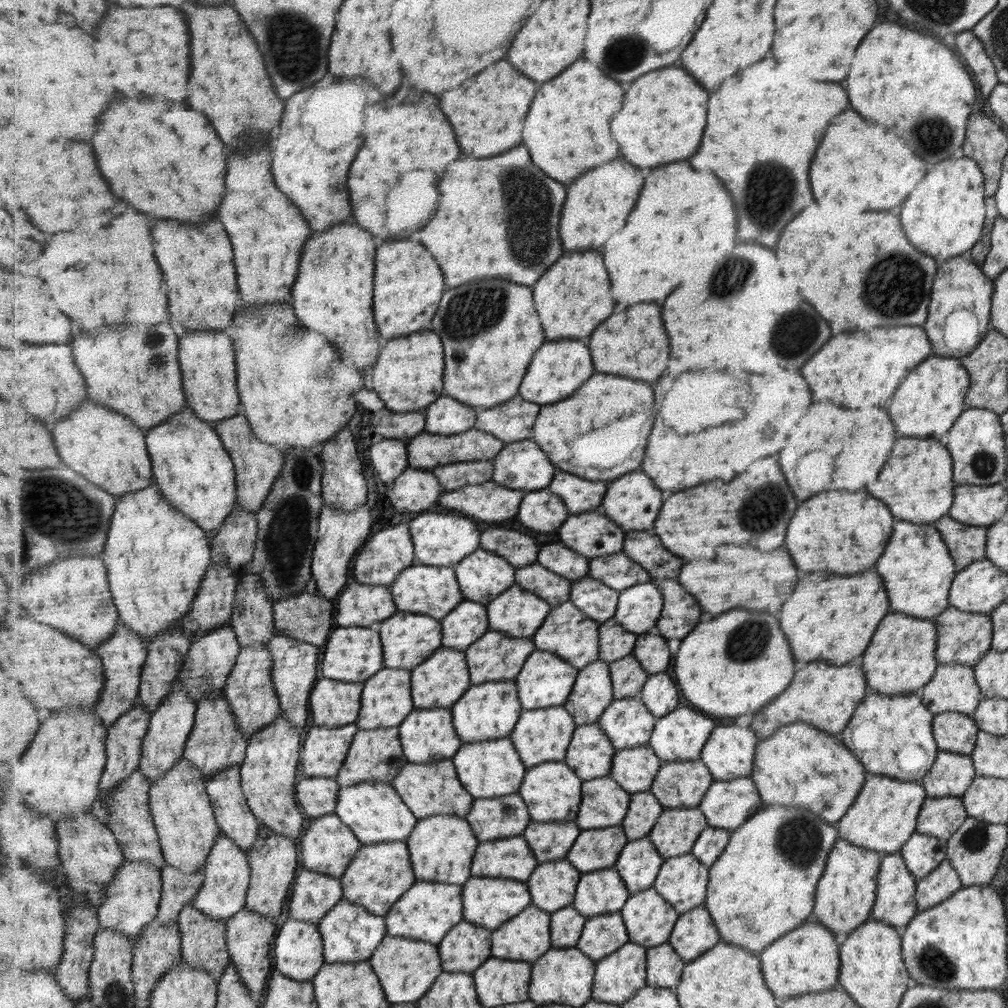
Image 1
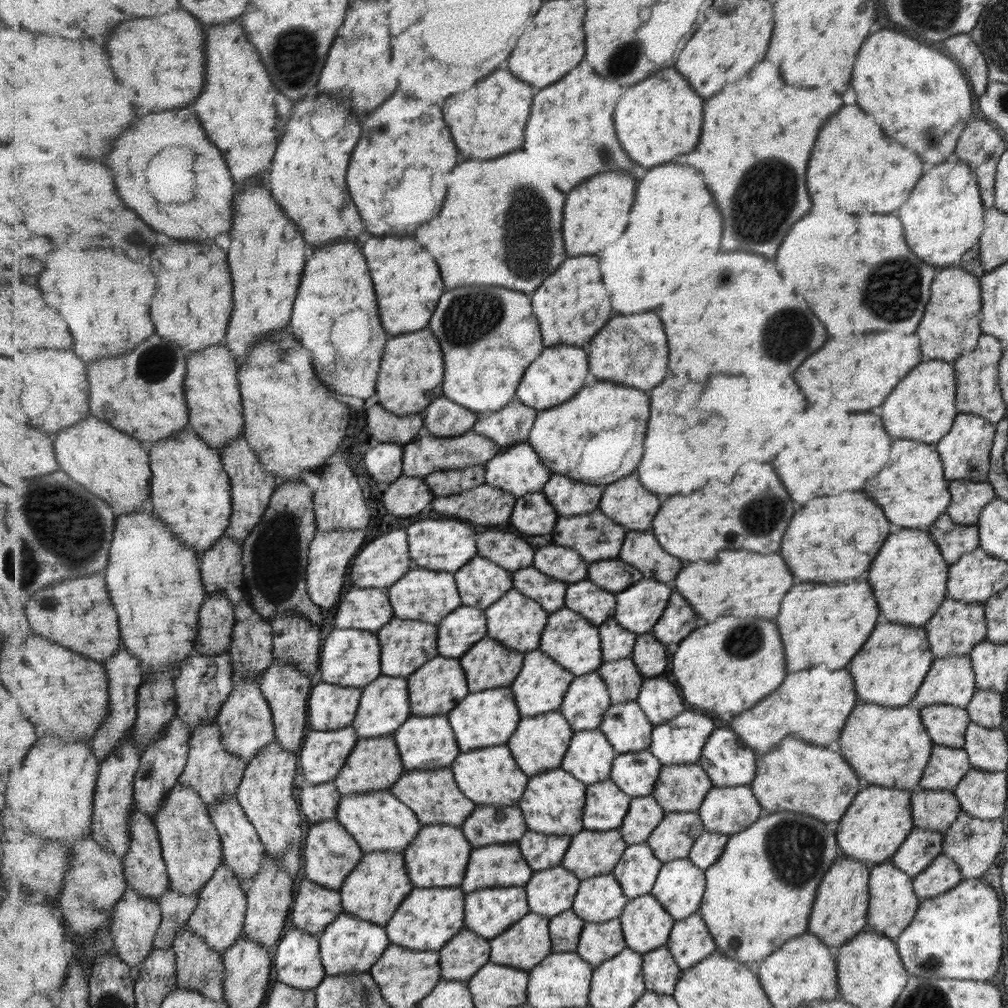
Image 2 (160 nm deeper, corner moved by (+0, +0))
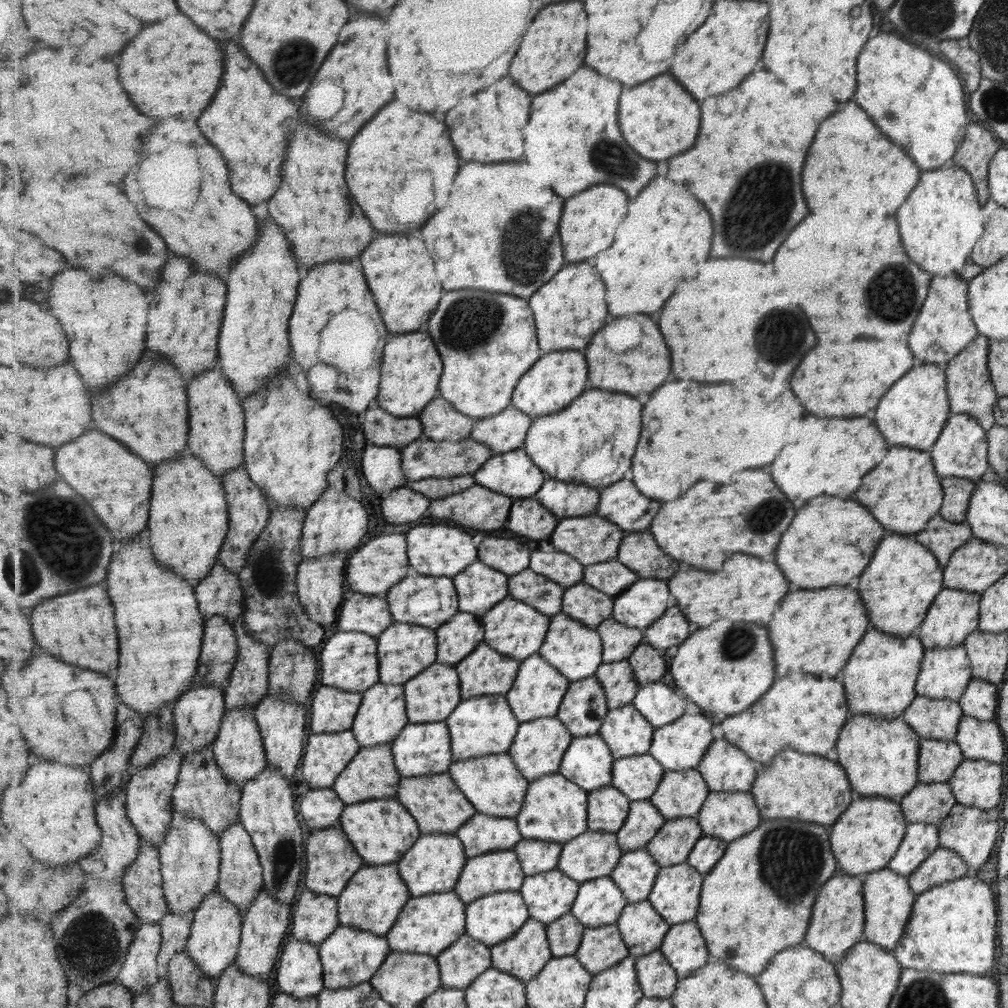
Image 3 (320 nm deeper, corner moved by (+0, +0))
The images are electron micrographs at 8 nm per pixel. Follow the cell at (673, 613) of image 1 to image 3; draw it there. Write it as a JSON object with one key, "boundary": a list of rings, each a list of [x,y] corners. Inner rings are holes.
{"boundary":[[[672,606],[660,620],[649,626],[644,634],[644,642],[659,651],[666,651],[671,646],[679,646],[689,636],[691,636],[689,620],[685,618],[679,606]]]}

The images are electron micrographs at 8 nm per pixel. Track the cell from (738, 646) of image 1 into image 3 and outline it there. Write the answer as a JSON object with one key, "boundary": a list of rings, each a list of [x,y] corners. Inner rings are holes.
{"boundary":[[[729,618],[713,622],[709,628],[697,630],[685,644],[681,644],[679,652],[670,661],[670,681],[681,688],[695,704],[699,704],[702,714],[741,714],[751,704],[755,704],[775,682],[775,662],[773,662],[773,646],[769,640],[769,632],[757,624],[733,622]]]}

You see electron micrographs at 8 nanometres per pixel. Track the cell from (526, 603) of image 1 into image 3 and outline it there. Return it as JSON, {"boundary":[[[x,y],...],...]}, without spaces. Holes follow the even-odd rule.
{"boundary":[[[509,595],[499,604],[496,604],[492,611],[487,612],[481,620],[485,624],[484,643],[487,643],[499,653],[504,653],[506,656],[523,662],[529,659],[529,656],[540,653],[552,618],[545,616],[544,613],[537,612],[533,606],[519,602]]]}

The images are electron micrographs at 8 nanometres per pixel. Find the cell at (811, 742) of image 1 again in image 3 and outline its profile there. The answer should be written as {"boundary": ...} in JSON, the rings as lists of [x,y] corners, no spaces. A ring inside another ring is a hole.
{"boundary":[[[791,748],[779,753],[771,764],[759,766],[751,792],[760,808],[762,820],[799,819],[824,827],[835,823],[856,797],[847,774],[833,758],[807,755]]]}

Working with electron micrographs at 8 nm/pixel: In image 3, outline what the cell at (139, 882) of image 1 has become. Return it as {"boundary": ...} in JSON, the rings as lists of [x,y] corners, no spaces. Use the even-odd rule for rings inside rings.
{"boundary":[[[142,921],[118,976],[118,981],[132,993],[143,992],[160,982],[162,967],[158,963],[158,955],[162,940],[162,926],[159,922]]]}

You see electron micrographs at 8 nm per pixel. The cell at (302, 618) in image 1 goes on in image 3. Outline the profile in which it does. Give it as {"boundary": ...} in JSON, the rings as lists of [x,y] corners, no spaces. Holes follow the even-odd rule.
{"boundary":[[[285,636],[271,650],[271,654],[270,694],[287,693],[294,702],[305,704],[317,684],[319,674],[313,649],[305,647],[299,639]]]}

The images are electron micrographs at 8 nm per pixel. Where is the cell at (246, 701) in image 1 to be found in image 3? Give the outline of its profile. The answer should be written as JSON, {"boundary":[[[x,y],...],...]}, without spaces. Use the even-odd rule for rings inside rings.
{"boundary":[[[255,707],[227,710],[220,728],[220,735],[213,745],[217,764],[220,765],[223,774],[232,784],[238,784],[241,787],[263,774],[269,762],[267,751],[265,751],[265,743],[253,712],[255,712]]]}

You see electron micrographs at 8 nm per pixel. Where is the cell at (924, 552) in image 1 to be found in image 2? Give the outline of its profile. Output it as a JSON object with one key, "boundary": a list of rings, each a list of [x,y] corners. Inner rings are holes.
{"boundary":[[[911,528],[899,530],[899,534],[889,534],[875,554],[867,582],[873,590],[879,614],[887,622],[899,625],[923,627],[929,617],[937,612],[939,603],[946,597],[946,578],[949,564],[943,560],[937,545],[929,538],[928,531]],[[899,552],[899,556],[897,556]],[[911,554],[911,568],[909,568]]]}

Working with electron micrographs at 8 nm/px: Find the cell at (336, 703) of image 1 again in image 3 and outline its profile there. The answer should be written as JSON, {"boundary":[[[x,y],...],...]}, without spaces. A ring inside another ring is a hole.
{"boundary":[[[322,685],[314,693],[310,729],[315,734],[343,732],[353,728],[364,694]]]}

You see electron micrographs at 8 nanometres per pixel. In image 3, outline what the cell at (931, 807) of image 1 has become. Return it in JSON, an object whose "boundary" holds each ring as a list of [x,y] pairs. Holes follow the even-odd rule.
{"boundary":[[[919,783],[898,801],[905,824],[927,823],[939,827],[956,803],[948,783]]]}

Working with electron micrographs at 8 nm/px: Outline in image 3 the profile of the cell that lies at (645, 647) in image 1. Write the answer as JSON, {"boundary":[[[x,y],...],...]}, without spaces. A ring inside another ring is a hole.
{"boundary":[[[646,642],[637,647],[636,652],[633,652],[628,661],[632,664],[633,672],[636,673],[636,680],[640,687],[666,680],[665,674],[670,672],[667,658],[663,658],[661,651]]]}

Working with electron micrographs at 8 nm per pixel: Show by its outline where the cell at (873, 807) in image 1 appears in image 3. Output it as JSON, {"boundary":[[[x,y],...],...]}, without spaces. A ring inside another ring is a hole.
{"boundary":[[[883,796],[855,797],[830,826],[833,832],[832,855],[837,856],[839,871],[858,876],[884,868],[901,842],[905,825],[897,801]]]}

